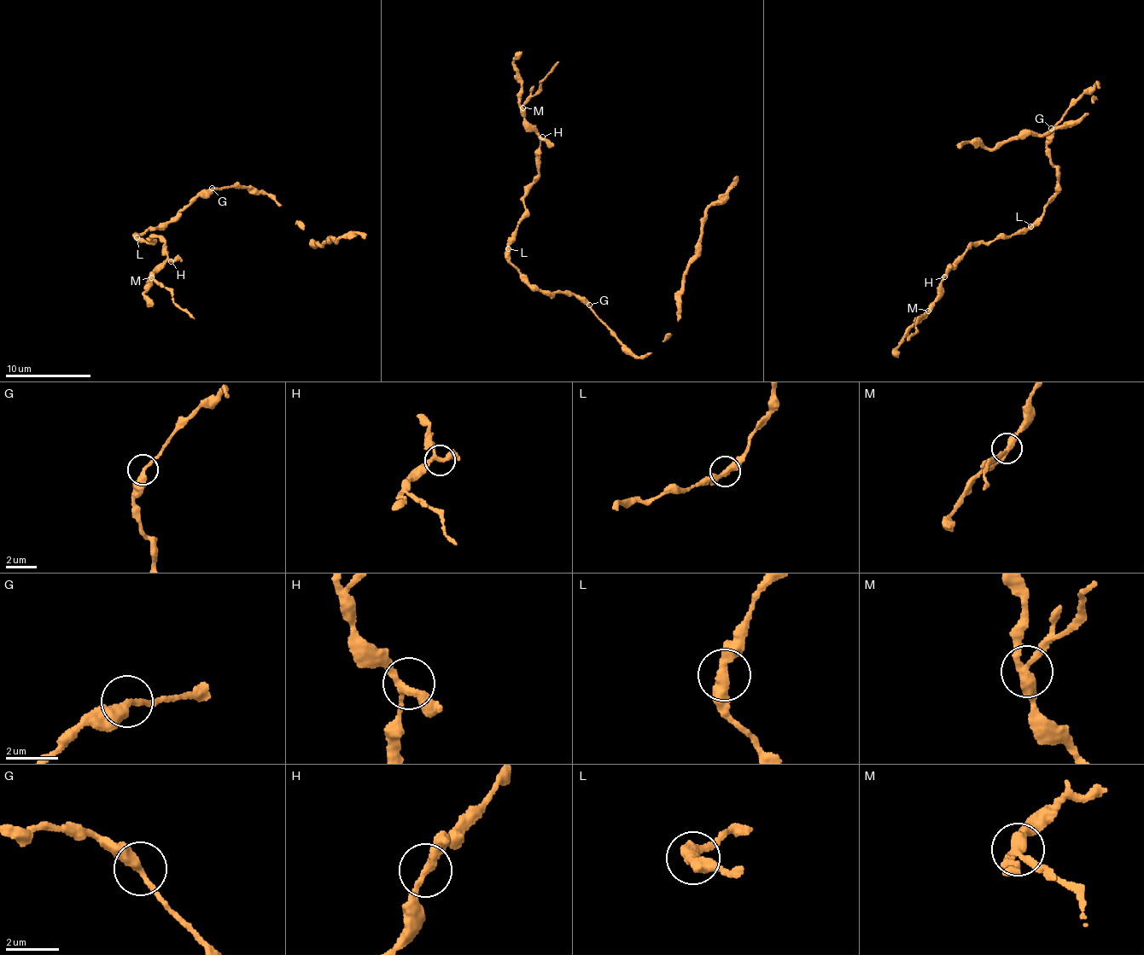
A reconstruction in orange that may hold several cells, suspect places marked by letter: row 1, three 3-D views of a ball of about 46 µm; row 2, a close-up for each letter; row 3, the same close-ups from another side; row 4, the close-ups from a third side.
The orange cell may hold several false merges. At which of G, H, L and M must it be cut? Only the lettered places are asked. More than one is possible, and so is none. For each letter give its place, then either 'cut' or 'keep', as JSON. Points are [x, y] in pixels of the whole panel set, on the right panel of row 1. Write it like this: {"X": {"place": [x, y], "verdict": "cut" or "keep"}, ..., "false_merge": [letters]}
{"G": {"place": [1051, 128], "verdict": "keep"}, "H": {"place": [944, 276], "verdict": "keep"}, "L": {"place": [1030, 226], "verdict": "keep"}, "M": {"place": [928, 311], "verdict": "cut"}, "false_merge": ["M"]}

